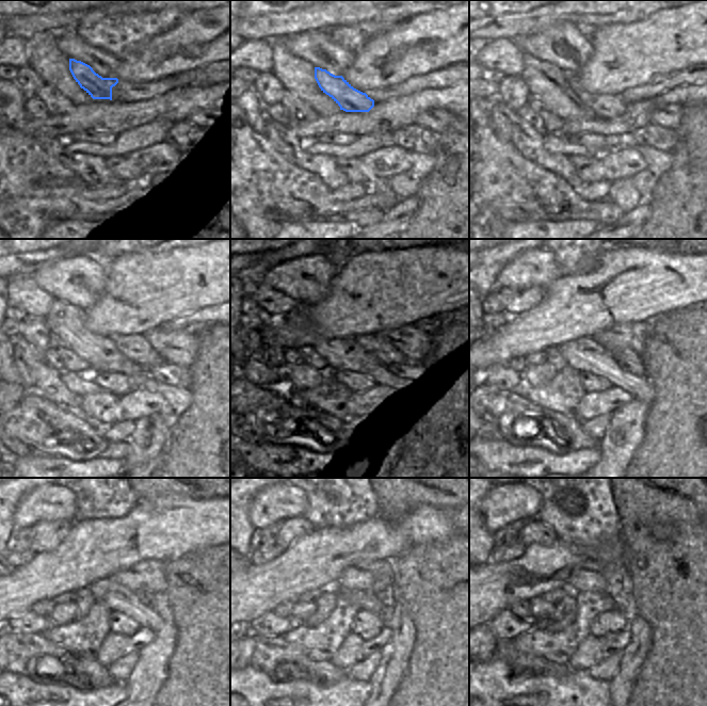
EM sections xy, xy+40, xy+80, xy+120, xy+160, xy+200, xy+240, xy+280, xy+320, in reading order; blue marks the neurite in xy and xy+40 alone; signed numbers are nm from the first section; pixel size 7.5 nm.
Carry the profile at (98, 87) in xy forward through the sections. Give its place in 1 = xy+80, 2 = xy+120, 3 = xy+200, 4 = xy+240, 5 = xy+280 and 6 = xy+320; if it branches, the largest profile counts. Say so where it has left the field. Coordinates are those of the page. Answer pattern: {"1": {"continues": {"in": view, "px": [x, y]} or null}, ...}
{"1": {"continues": {"in": "xy+80", "px": [607, 107]}}, "2": {"continues": {"in": "xy+120", "px": [134, 347]}}, "3": {"continues": {"in": "xy+200", "px": [631, 362]}}, "4": {"continues": {"in": "xy+240", "px": [151, 670]}}, "5": {"continues": {"in": "xy+280", "px": [394, 664]}}, "6": {"continues": {"in": "xy+320", "px": [635, 654]}}}

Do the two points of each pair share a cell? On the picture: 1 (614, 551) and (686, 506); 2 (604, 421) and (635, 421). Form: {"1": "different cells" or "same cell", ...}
{"1": "different cells", "2": "different cells"}

